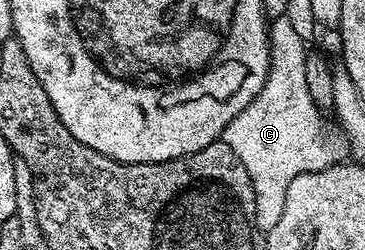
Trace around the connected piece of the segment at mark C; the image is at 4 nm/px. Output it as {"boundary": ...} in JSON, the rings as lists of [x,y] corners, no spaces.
{"boundary":[[[275,17],[269,23],[271,40],[271,64],[265,77],[265,85],[257,97],[223,131],[222,142],[233,149],[233,153],[245,165],[245,173],[249,173],[253,193],[256,194],[256,225],[263,232],[269,232],[281,219],[281,211],[285,206],[285,193],[289,183],[295,177],[310,171],[323,170],[331,164],[340,164],[345,159],[345,143],[342,138],[323,139],[323,119],[321,108],[309,97],[309,84],[305,82],[305,61],[309,48],[303,44],[299,31],[290,23],[290,18]]]}

